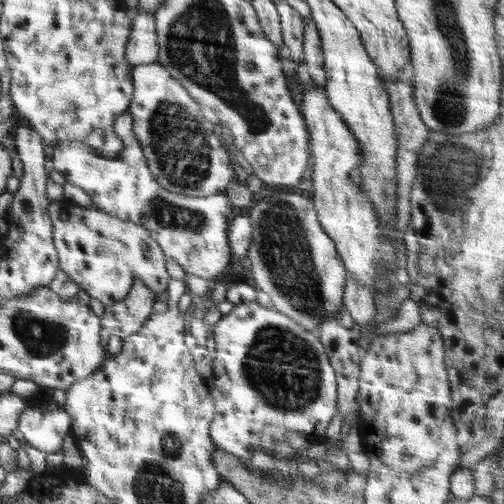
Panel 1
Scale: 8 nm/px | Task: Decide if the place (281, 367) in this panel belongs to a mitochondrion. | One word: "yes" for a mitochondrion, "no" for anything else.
yes

